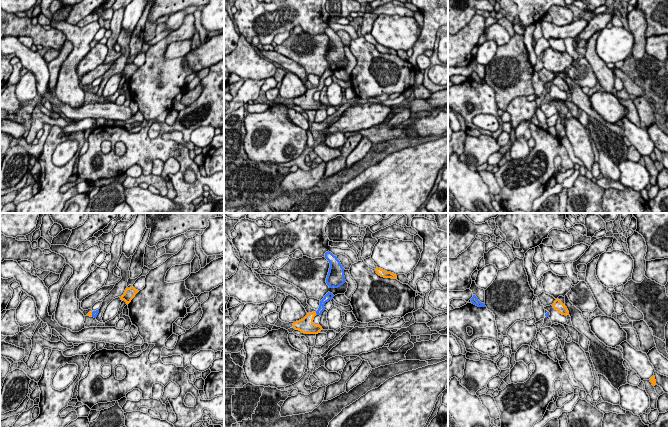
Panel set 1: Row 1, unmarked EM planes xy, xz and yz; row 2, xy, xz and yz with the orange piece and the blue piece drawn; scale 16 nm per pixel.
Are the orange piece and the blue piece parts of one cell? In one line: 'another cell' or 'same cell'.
same cell

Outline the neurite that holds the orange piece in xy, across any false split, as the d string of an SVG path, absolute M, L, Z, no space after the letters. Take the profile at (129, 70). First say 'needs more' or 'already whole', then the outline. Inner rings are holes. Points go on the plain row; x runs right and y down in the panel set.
already whole | M133 62L126 64L124 70L120 74L122 77L124 76L128 81L138 68L139 67L136 66Z

